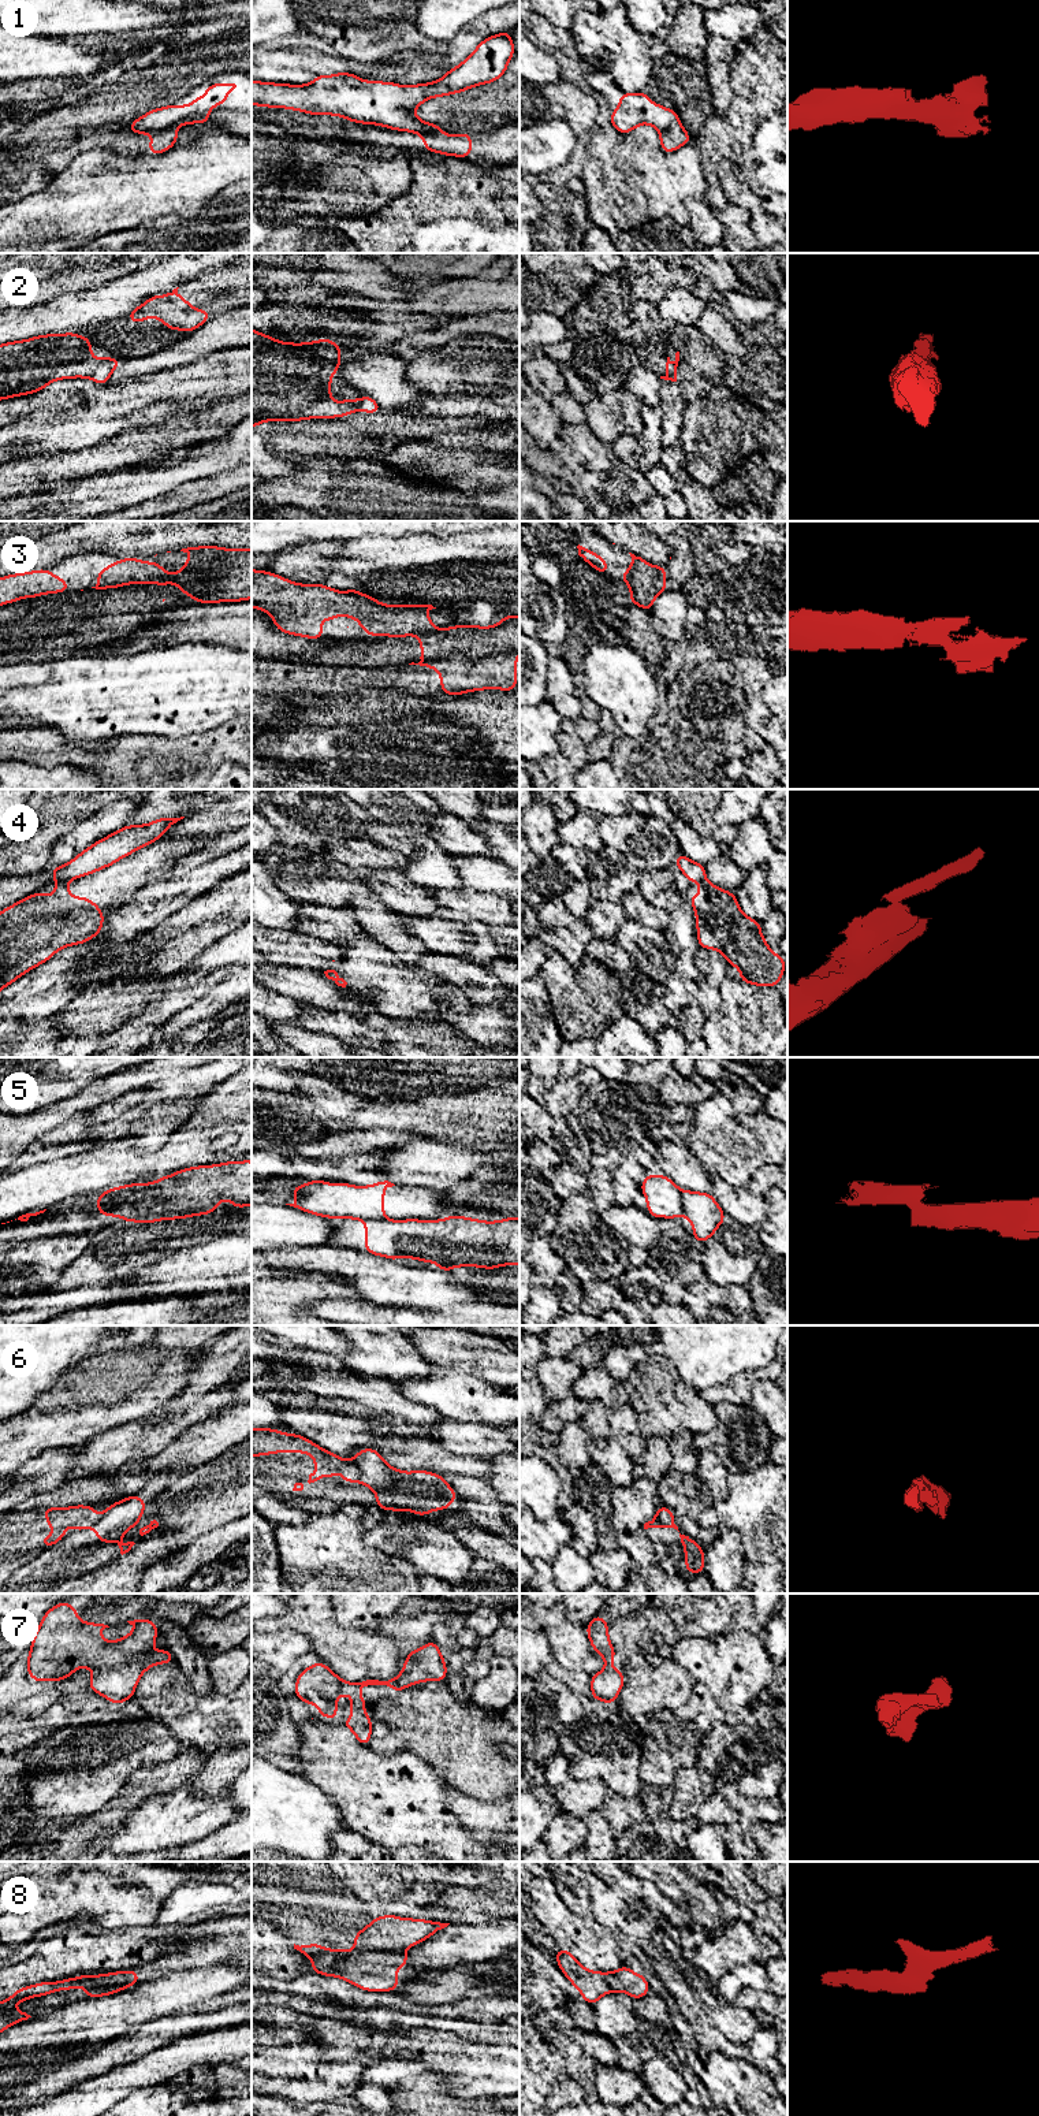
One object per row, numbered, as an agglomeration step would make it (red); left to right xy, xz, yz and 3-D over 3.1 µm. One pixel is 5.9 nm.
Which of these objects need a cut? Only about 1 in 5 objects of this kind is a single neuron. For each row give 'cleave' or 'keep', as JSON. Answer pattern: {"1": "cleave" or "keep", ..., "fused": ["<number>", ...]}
{"1": "cleave", "2": "keep", "3": "cleave", "4": "cleave", "5": "cleave", "6": "cleave", "7": "keep", "8": "cleave", "fused": ["1", "3", "4", "5", "6", "8"]}

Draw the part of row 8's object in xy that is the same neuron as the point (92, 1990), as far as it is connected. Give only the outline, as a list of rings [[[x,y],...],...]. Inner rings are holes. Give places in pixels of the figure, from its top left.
[[[127,1985],[127,1986],[89,1986],[83,1990],[83,1994],[86,1997],[103,1997],[103,1996],[109,1996],[112,1993],[120,1992],[127,1989],[129,1986],[134,1986],[134,1985]]]

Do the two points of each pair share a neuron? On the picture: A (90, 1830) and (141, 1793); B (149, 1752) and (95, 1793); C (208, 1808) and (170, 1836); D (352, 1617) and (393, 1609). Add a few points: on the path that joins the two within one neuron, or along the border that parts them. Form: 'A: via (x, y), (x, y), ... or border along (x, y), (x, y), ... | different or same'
A: via (103, 1819), (112, 1815), (129, 1799) | same
B: via (136, 1756), (108, 1780) | same
C: via (198, 1817), (187, 1818), (179, 1826) | same
D: via (361, 1609), (383, 1609) | same

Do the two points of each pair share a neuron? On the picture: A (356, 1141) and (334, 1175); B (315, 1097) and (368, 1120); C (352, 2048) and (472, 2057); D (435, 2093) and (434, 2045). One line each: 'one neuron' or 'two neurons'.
A: one neuron
B: two neurons
C: one neuron
D: two neurons

